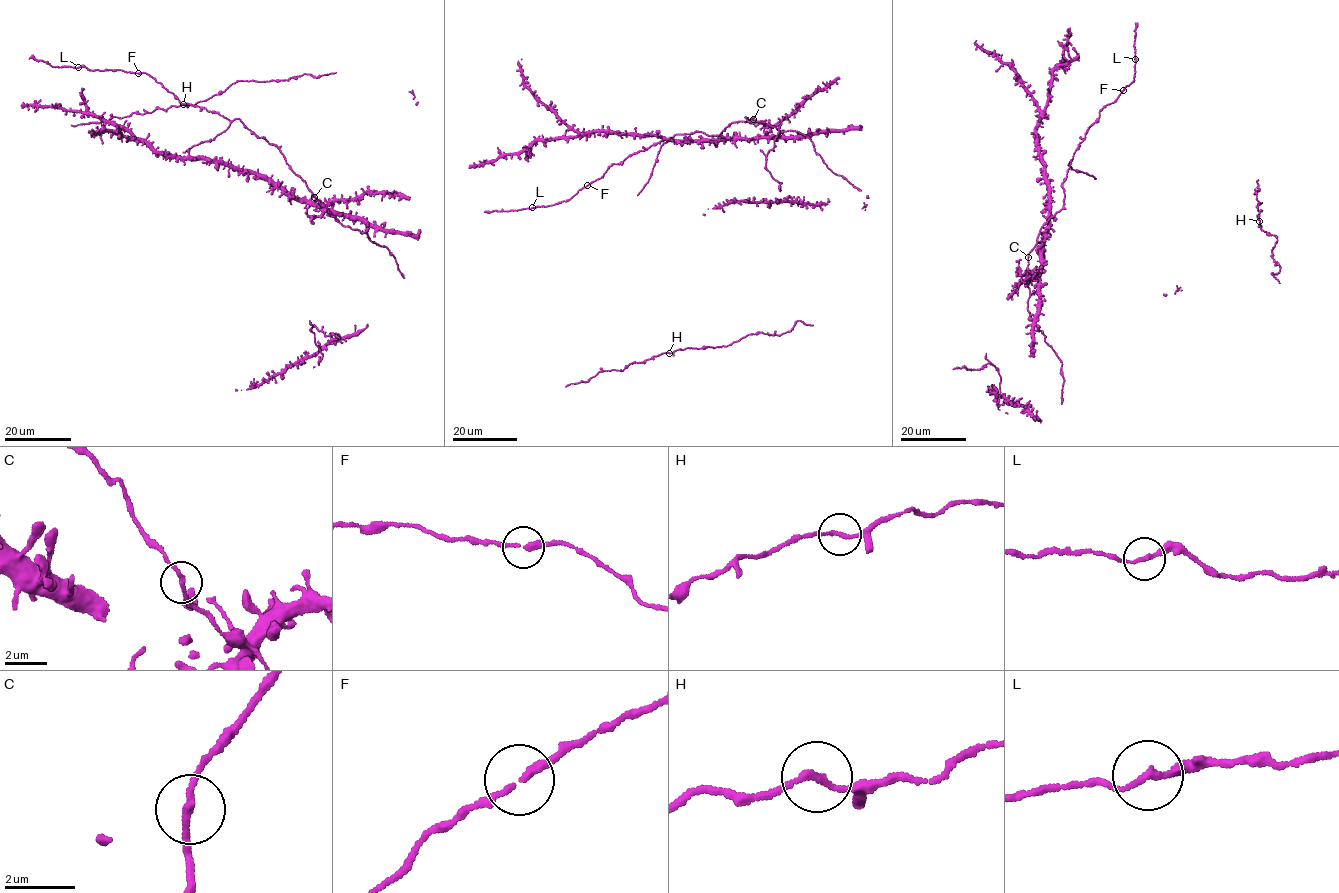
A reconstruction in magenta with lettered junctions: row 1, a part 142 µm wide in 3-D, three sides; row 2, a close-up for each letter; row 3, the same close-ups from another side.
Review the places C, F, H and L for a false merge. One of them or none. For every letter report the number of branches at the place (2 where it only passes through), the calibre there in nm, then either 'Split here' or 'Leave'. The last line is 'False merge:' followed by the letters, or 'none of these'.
C: Branches: 2. Thickness 180 nm. Leave
F: Branches: 2. Thickness 200 nm. Leave
H: Branches: 2. Thickness 180 nm. Leave
L: Branches: 2. Thickness 180 nm. Leave
False merge: none of these

